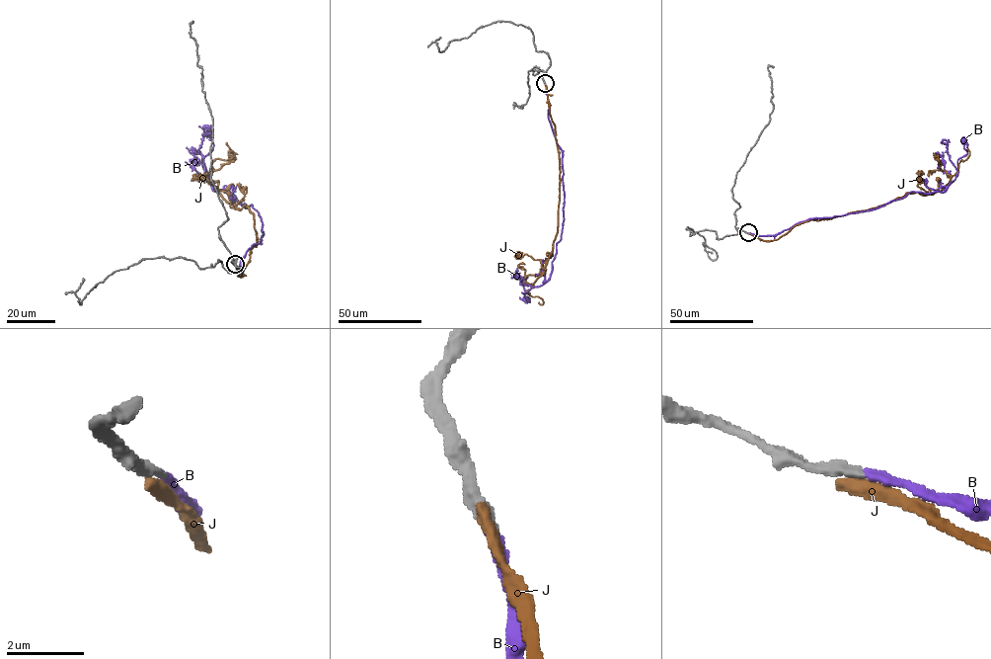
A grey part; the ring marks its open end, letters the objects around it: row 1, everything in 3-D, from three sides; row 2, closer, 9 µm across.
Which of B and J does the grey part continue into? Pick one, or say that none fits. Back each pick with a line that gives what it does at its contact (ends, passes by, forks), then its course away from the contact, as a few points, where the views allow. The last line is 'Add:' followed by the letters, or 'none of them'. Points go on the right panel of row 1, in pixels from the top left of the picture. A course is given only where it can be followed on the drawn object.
B: it ends; course (749, 232), (776, 235), (809, 218), (876, 209), (911, 192), (944, 192), (967, 153), (963, 140)
Add: B

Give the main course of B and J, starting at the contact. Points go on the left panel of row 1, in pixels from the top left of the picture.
B: (235, 265), (242, 268), (261, 243), (261, 218), (212, 186), (201, 159), (213, 145), (206, 130)
J: (234, 265), (240, 276), (256, 245), (254, 215), (229, 204), (218, 182), (209, 183), (205, 174), (237, 154)

